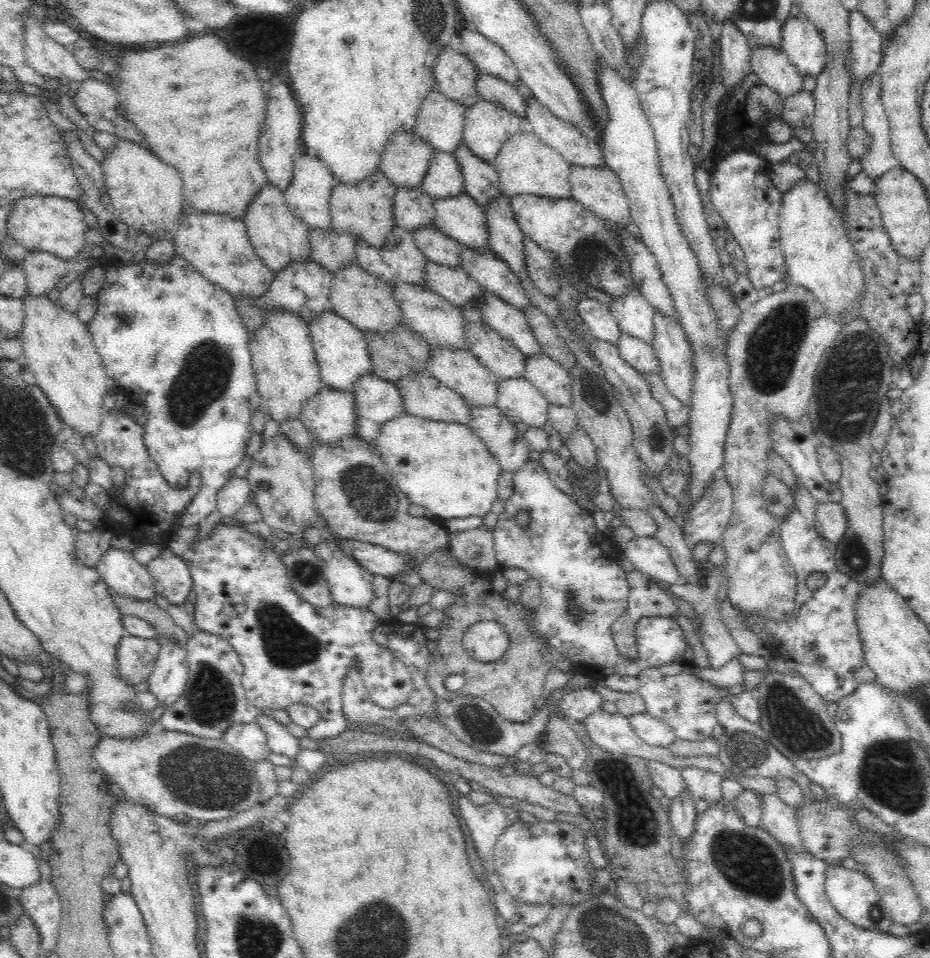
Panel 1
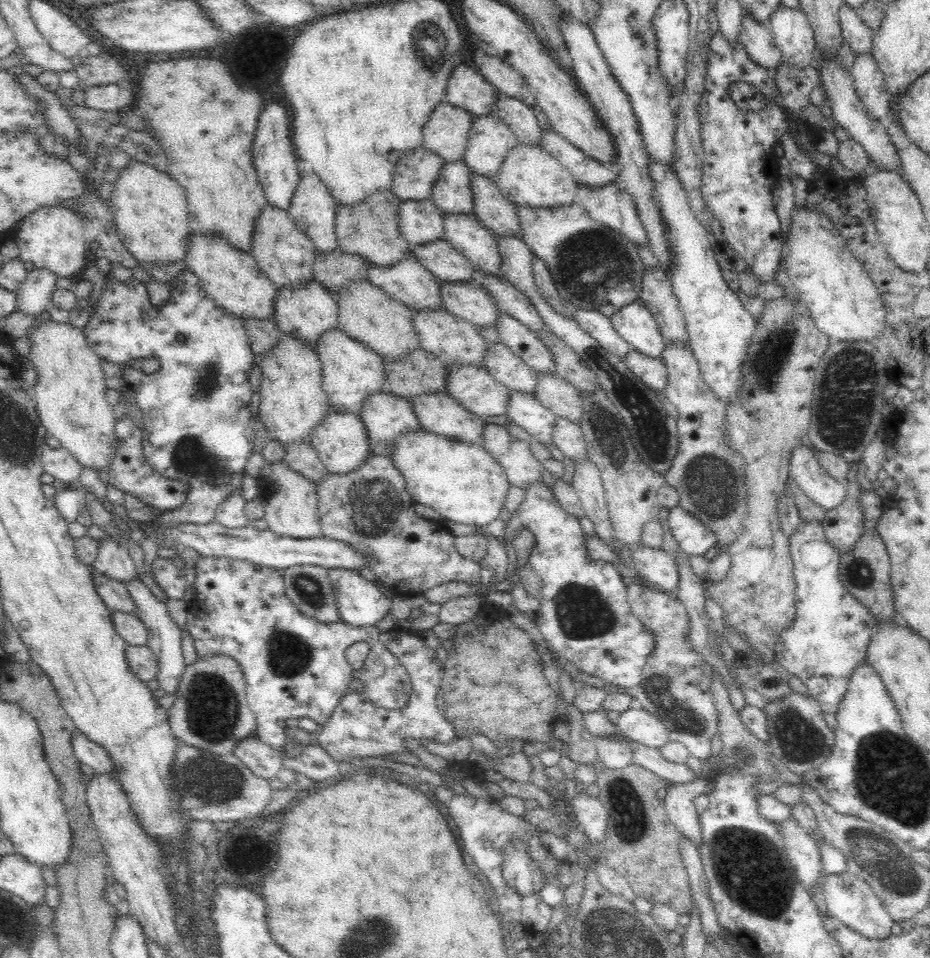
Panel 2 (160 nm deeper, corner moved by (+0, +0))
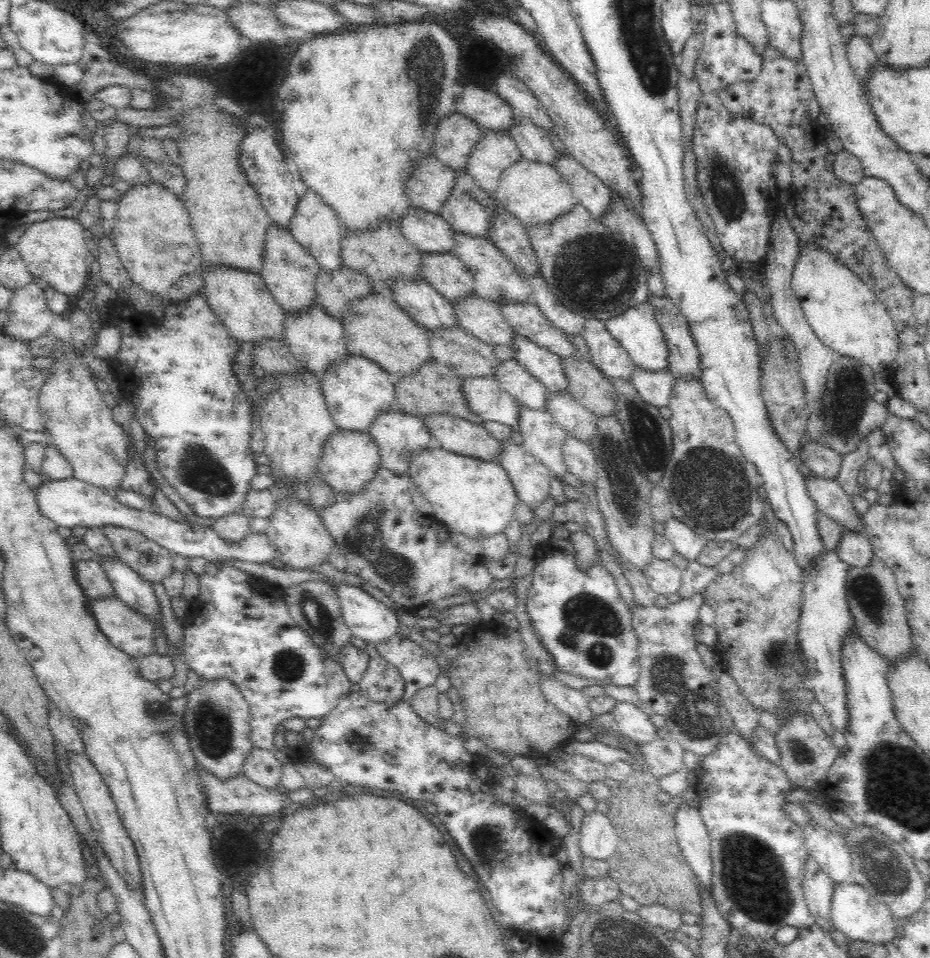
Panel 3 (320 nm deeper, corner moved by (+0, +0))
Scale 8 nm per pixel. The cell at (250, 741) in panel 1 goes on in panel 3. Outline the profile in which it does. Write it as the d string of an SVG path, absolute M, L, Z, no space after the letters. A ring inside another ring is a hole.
M253 747L245 760L243 774L255 784L274 790L281 784L283 770L274 752Z

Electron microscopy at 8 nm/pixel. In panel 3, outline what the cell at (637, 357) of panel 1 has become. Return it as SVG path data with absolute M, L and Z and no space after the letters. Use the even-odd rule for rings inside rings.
M636 367L630 381L644 403L656 406L658 409L669 406L675 383L669 369L652 372Z

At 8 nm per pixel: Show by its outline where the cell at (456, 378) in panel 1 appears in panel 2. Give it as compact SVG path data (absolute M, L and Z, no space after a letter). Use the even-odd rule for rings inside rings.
M449 366L447 392L479 418L507 416L511 390L494 380L484 366Z

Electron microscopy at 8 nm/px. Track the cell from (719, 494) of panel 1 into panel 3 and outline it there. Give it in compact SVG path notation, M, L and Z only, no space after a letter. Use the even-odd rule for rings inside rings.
M674 518L666 522L665 531L664 536L670 540L675 552L689 562L694 561L707 544L704 538L697 536L688 526Z

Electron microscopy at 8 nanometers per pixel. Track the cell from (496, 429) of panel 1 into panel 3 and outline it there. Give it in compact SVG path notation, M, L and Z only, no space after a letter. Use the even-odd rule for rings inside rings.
M511 439L503 443L499 462L508 473L518 499L533 511L550 498L550 471L539 460L524 452L519 442Z

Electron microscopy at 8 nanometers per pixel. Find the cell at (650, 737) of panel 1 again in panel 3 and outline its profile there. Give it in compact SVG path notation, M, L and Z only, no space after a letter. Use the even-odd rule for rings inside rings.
M618 701L612 707L611 713L614 714L617 726L624 736L630 736L638 743L644 744L657 738L657 728L649 716L634 704Z

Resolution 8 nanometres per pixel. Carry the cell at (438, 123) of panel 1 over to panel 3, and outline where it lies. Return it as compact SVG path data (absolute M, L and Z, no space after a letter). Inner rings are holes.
M452 112L440 120L435 130L435 157L455 172L467 171L469 156L483 133L472 119Z

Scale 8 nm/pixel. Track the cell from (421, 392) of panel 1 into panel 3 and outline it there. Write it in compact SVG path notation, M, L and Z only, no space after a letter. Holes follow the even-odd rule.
M428 415L423 419L434 443L440 448L457 455L500 462L503 443L481 424L452 415Z

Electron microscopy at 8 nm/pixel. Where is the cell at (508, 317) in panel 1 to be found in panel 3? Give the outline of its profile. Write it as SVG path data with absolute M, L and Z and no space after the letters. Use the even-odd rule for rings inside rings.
M520 335L515 336L512 349L514 358L547 388L547 392L568 391L569 384L560 357Z

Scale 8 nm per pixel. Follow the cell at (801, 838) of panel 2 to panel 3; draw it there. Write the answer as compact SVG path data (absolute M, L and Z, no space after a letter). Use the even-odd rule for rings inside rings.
M812 855L803 866L803 893L816 925L828 935L834 930L831 919L831 898L836 884L818 866Z

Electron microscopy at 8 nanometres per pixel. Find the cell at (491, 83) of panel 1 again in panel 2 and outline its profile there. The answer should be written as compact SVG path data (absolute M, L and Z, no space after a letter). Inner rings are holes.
M499 94L495 114L502 119L504 124L510 127L514 136L518 139L519 144L530 147L534 145L541 146L542 130L538 126L533 108L529 108L520 100Z

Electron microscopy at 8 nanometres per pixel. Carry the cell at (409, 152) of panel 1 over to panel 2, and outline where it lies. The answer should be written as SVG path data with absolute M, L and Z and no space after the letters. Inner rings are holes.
M422 146L404 151L398 160L390 188L394 195L401 201L431 200L433 188L446 164L443 158Z

